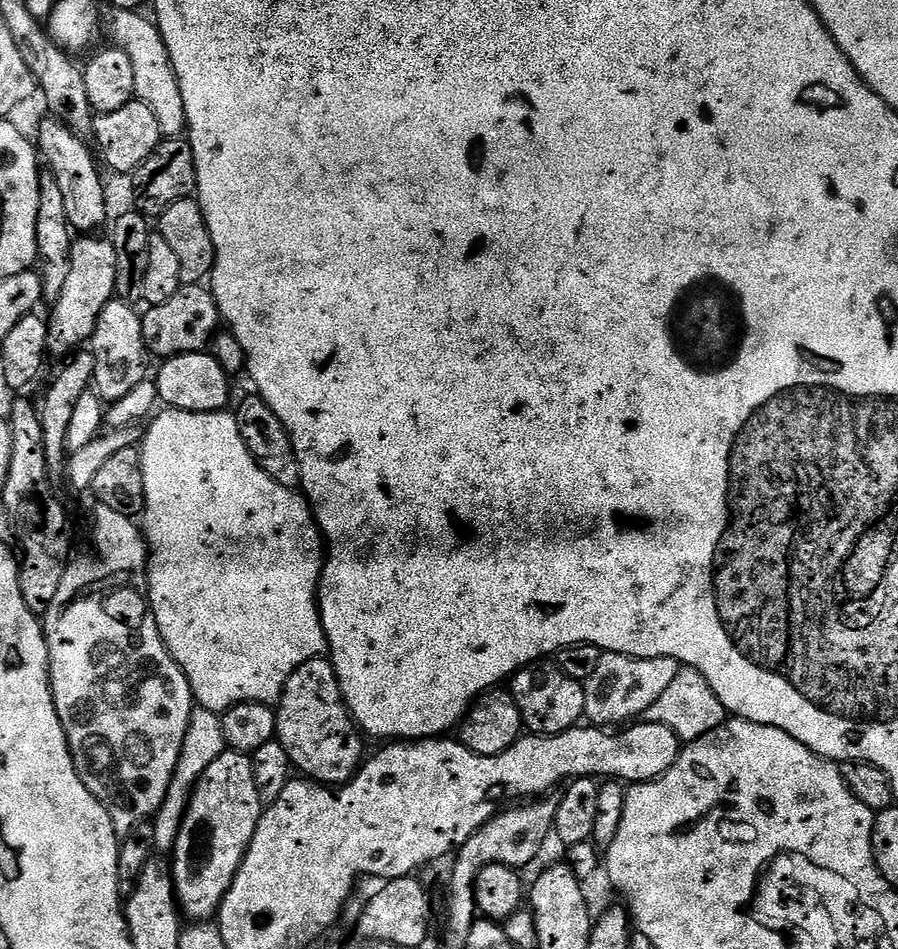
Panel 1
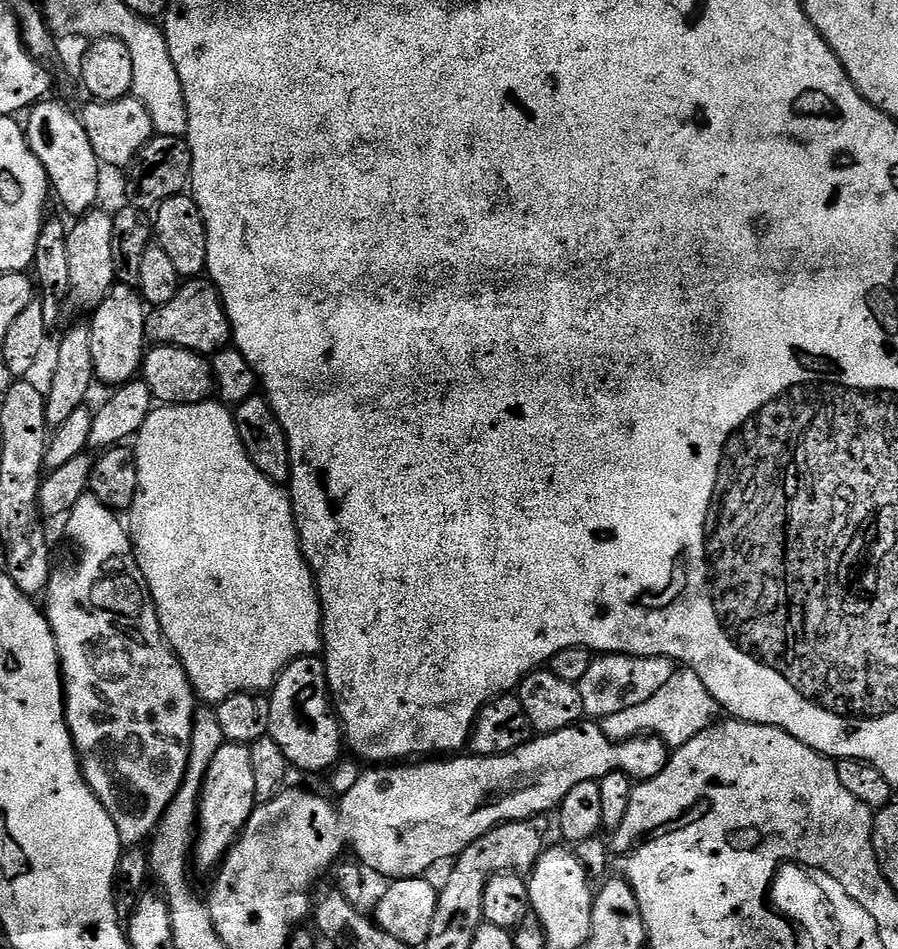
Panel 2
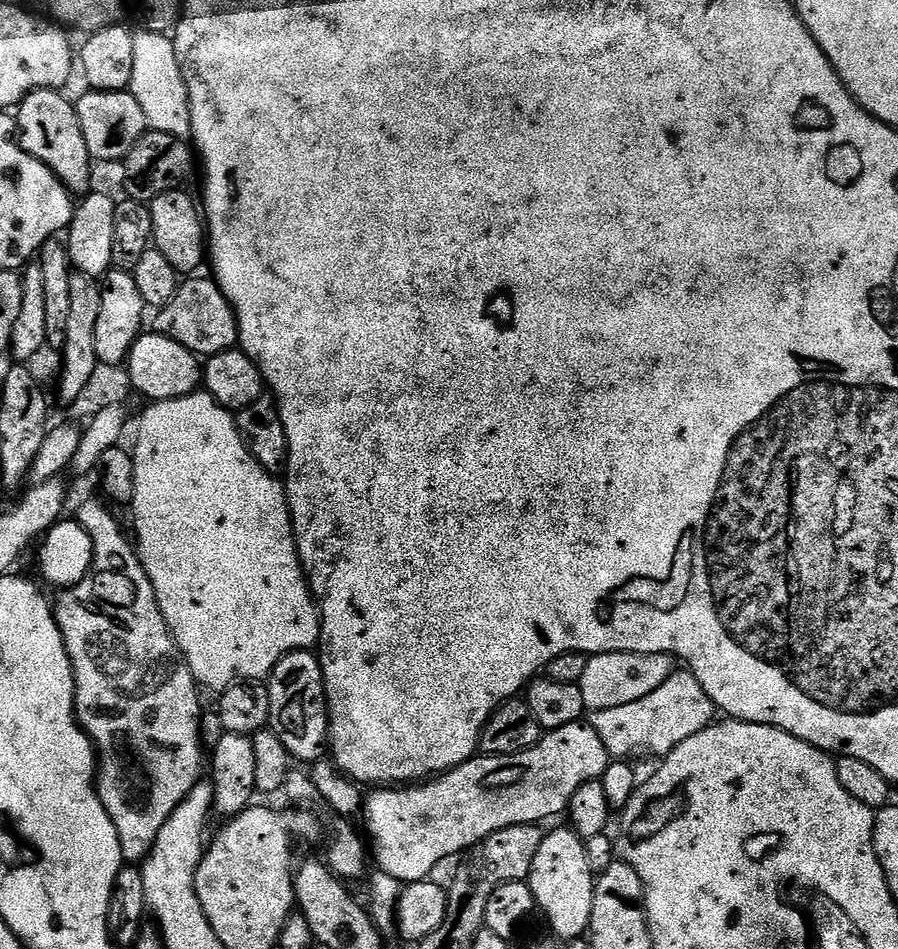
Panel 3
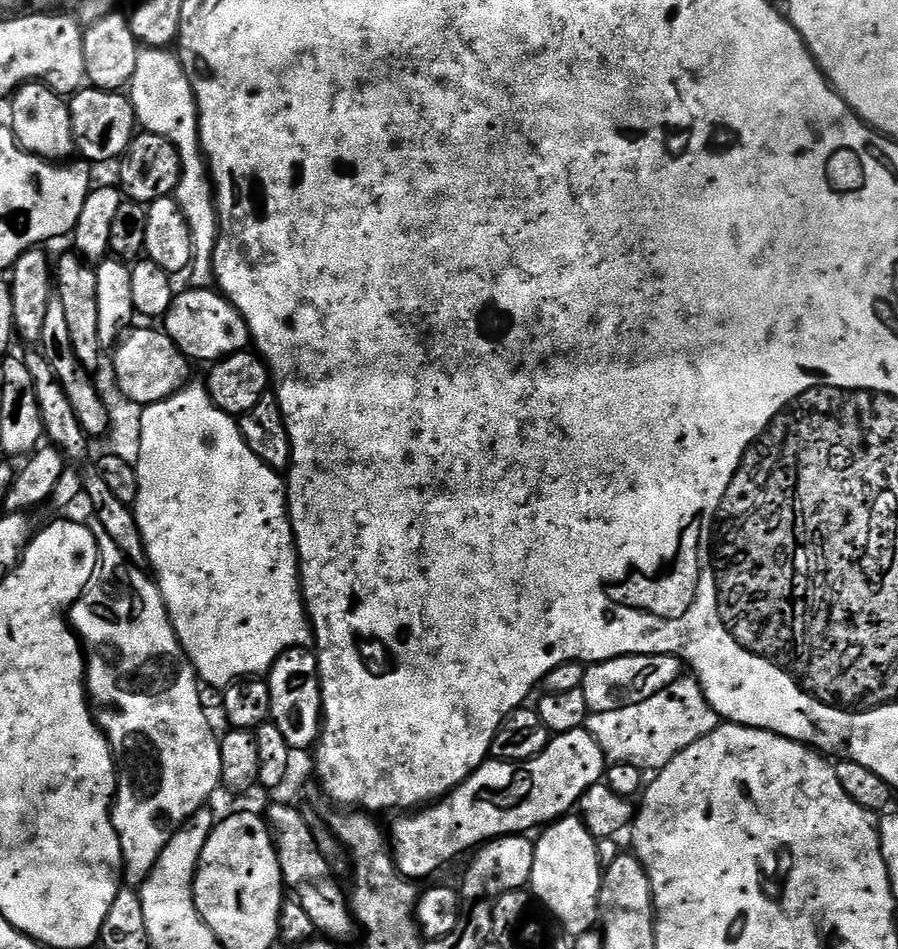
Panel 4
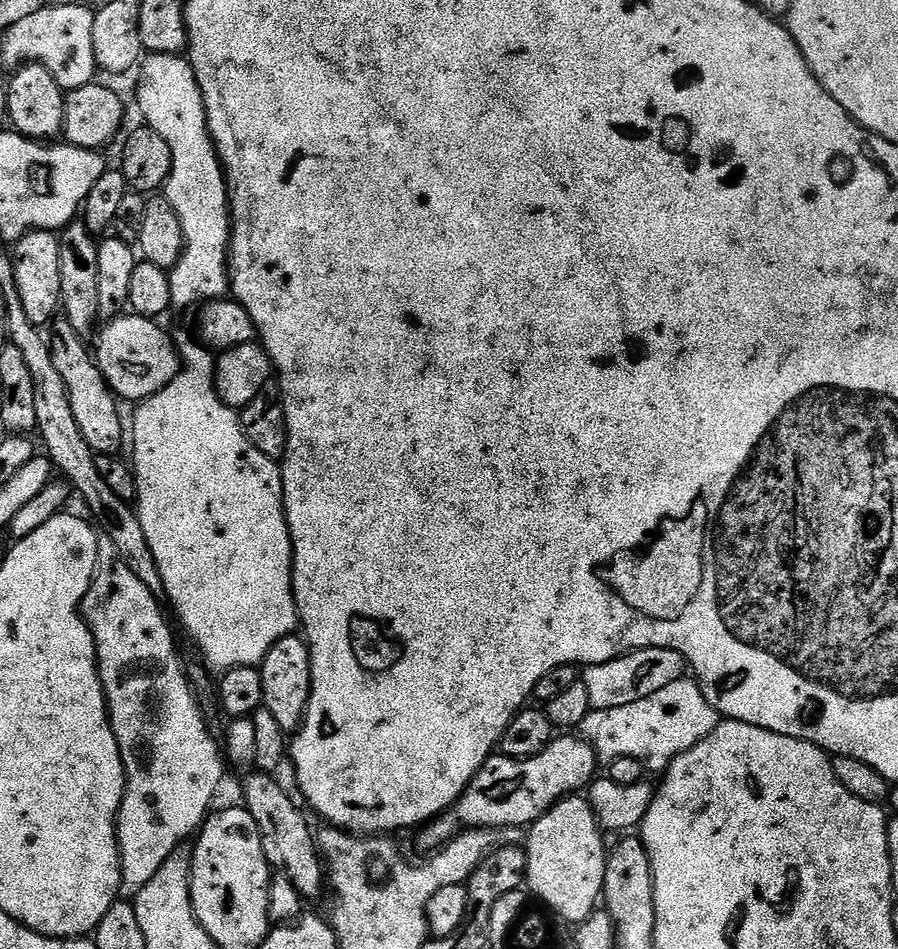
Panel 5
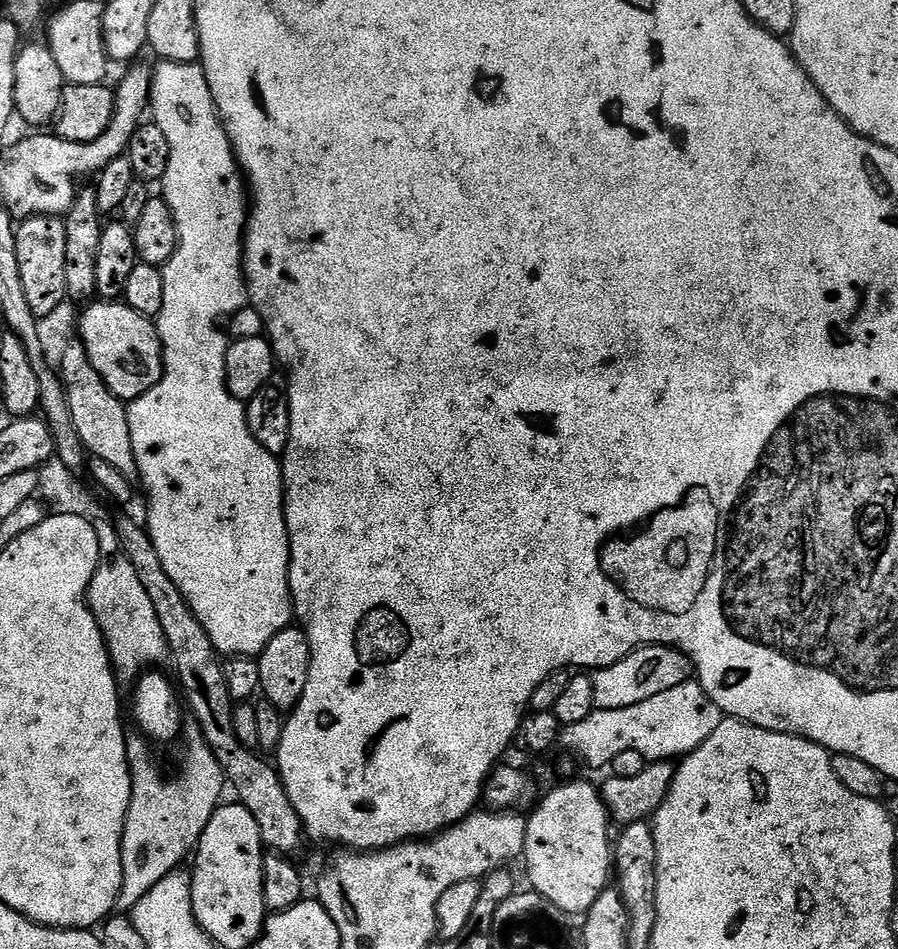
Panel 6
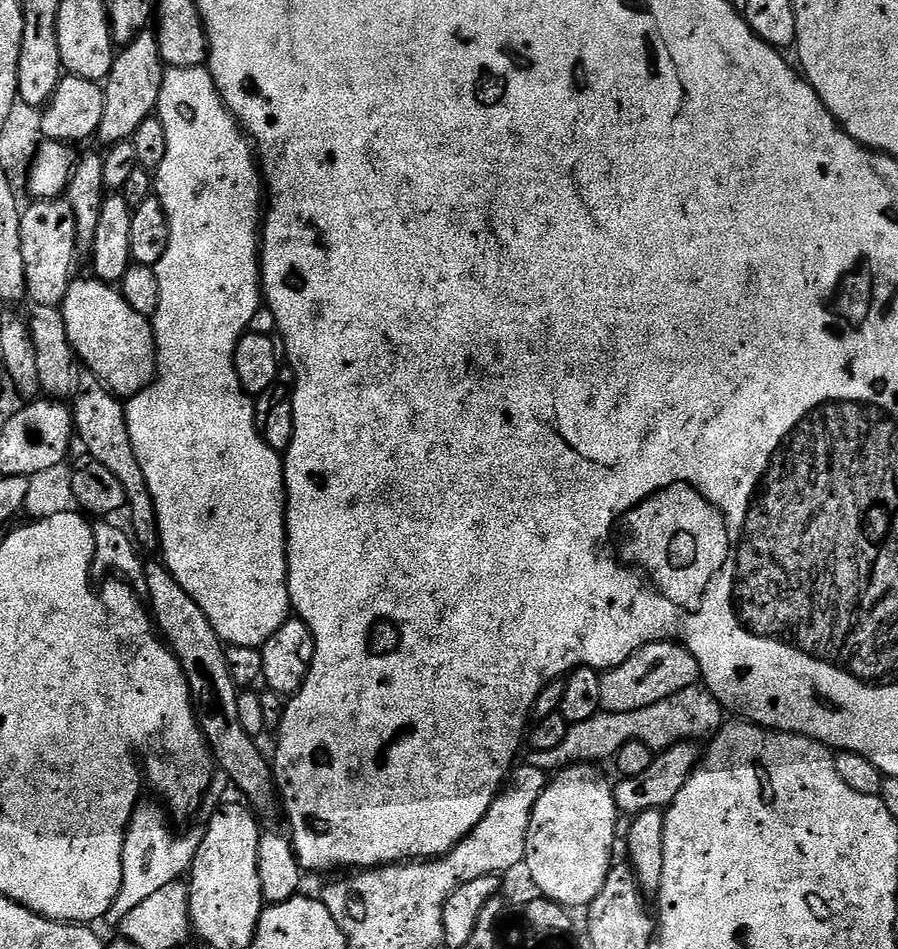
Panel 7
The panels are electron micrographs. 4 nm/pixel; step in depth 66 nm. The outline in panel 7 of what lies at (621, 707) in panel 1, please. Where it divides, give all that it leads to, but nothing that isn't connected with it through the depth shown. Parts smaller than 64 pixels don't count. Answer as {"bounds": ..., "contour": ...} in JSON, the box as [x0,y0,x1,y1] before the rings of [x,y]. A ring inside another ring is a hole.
{"bounds":[601,642,700,712],"contour":[[[653,642],[637,648],[626,662],[603,673],[601,709],[605,712],[629,712],[650,706],[671,692],[686,690],[697,683],[700,661],[690,655],[680,642]]]}

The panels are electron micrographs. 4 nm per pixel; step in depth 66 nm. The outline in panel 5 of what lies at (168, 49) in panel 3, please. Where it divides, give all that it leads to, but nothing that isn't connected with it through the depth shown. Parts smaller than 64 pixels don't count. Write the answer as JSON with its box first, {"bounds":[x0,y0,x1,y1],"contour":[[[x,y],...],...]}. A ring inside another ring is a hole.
{"bounds":[139,55,234,310],"contour":[[[149,55],[143,61],[139,72],[140,112],[144,115],[143,123],[158,134],[162,134],[162,138],[166,138],[166,143],[170,145],[172,173],[162,192],[170,202],[170,206],[174,206],[178,214],[178,222],[182,222],[184,235],[184,253],[170,270],[172,308],[178,310],[178,308],[194,307],[195,309],[201,302],[225,299],[230,292],[228,243],[234,238],[234,208],[228,199],[228,177],[224,165],[220,162],[218,145],[212,141],[210,122],[204,113],[204,90],[196,81],[195,67],[189,64],[183,55]]]}

